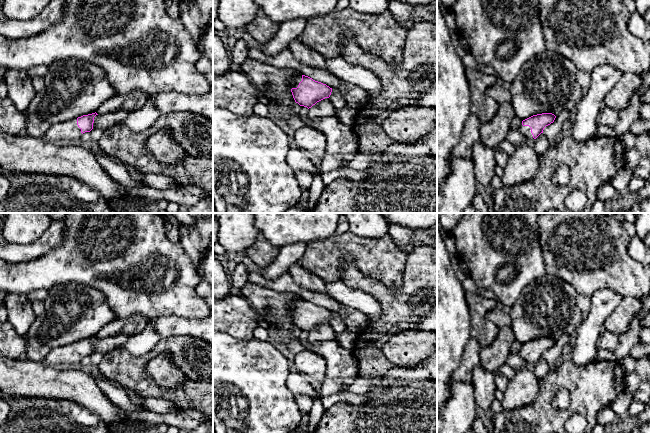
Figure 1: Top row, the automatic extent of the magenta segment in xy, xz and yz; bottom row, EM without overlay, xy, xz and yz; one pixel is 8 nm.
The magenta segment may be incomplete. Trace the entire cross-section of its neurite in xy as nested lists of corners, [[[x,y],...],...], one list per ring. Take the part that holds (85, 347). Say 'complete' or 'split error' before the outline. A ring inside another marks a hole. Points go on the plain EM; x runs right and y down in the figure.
split error; [[[95,336],[55,348],[41,362],[47,366],[59,368],[77,367],[83,357],[90,356],[93,353],[96,339],[98,338]]]

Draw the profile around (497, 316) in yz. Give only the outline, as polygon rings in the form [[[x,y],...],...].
[[[497,307],[488,311],[487,319],[490,322],[494,323],[498,328],[510,326],[512,322],[510,315],[504,313],[502,309],[499,309]]]

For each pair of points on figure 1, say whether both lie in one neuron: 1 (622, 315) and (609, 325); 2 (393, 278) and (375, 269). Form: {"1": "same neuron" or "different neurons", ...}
{"1": "same neuron", "2": "same neuron"}

